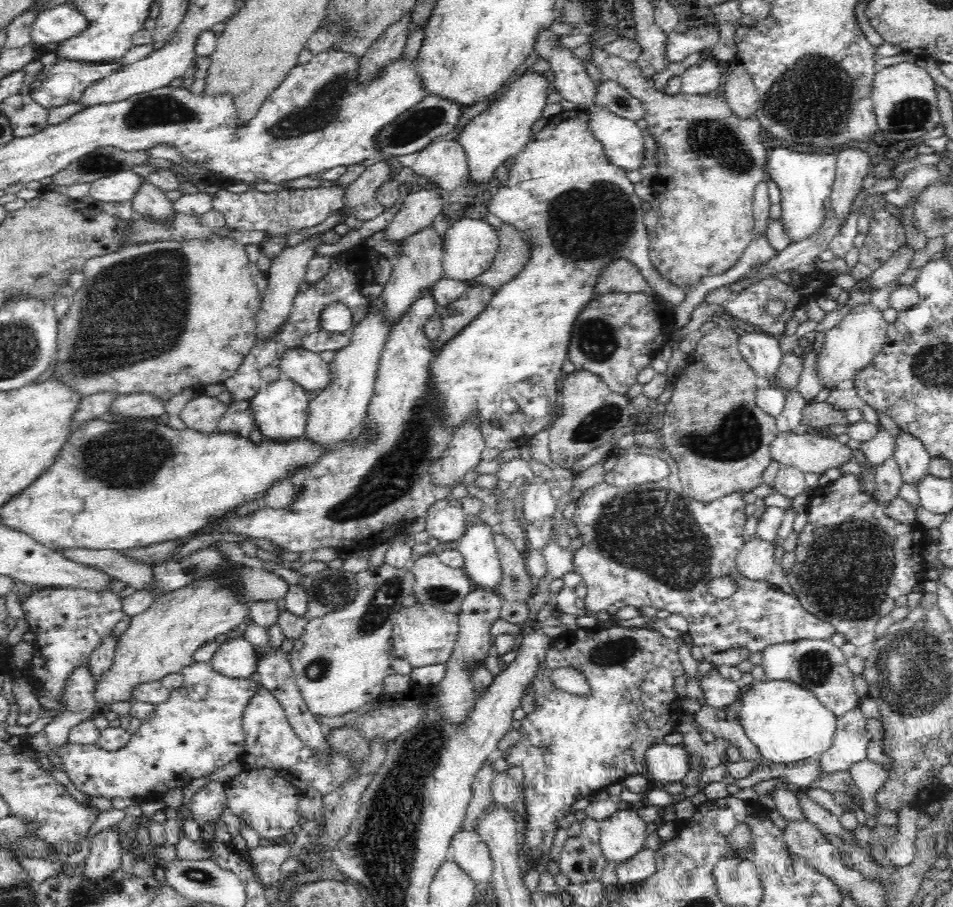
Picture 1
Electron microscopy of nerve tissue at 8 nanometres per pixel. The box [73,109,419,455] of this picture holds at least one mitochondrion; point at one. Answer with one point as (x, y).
(100, 163)

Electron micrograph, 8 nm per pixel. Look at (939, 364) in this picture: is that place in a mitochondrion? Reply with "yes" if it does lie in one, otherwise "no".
yes

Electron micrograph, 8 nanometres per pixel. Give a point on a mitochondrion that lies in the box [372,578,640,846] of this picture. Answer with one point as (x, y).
(605, 655)

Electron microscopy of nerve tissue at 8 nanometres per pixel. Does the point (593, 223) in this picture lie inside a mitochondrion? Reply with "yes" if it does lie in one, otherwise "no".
yes

